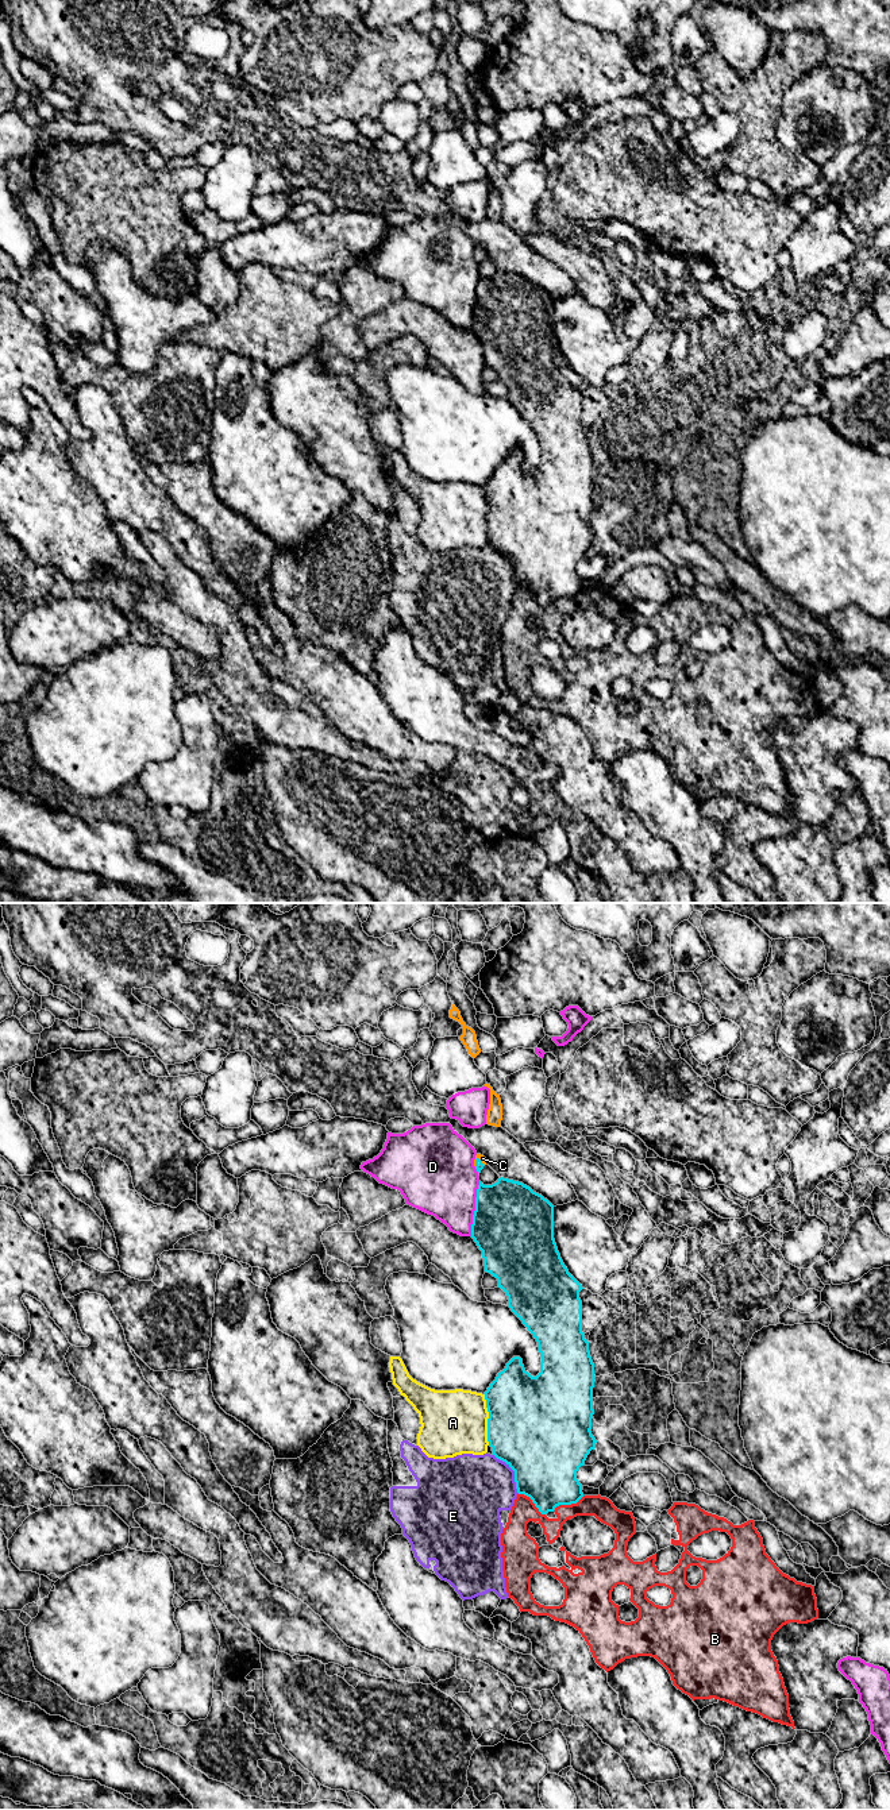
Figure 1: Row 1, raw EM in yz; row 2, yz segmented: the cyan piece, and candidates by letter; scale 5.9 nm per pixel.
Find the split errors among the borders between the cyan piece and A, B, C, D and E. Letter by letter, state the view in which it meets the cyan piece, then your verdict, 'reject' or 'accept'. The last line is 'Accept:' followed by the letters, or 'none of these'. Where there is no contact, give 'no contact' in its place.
A: contact in yz; reject
B: contact in yz; reject
C: contact in yz; accept
D: contact in yz; reject
E: contact in yz; reject
Accept: C

